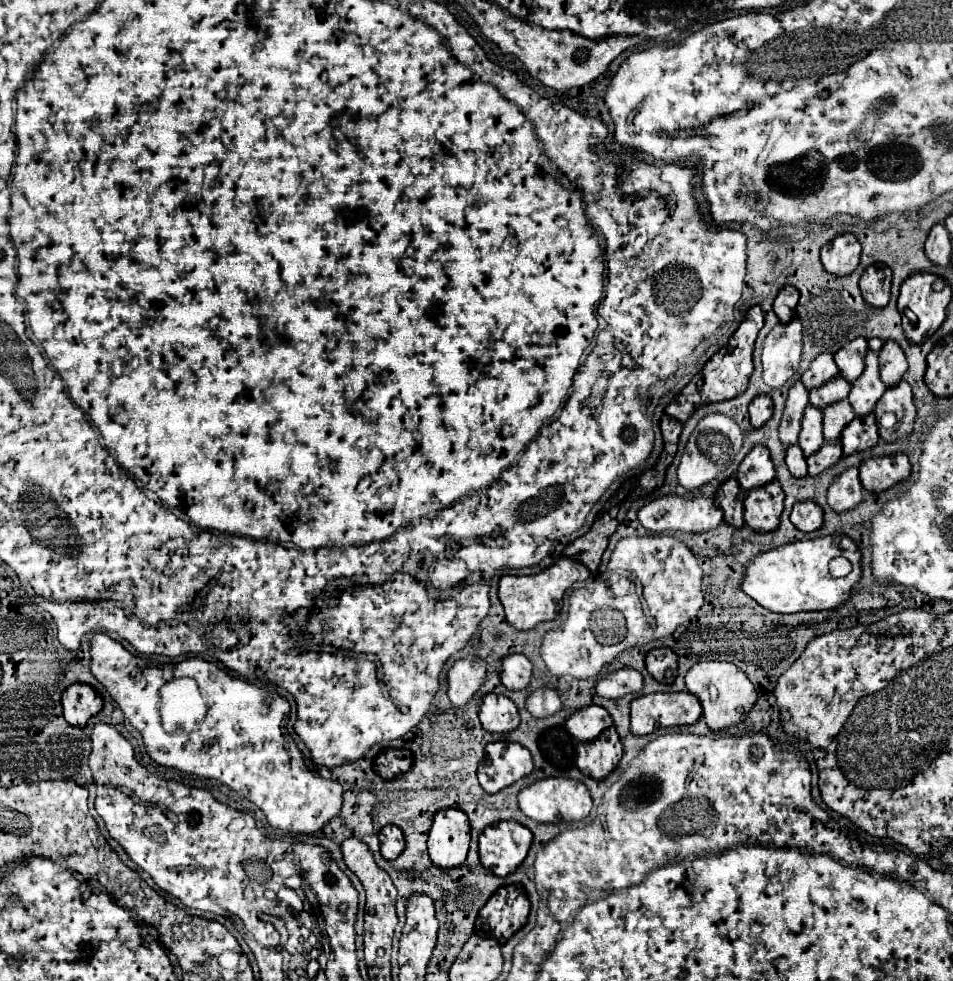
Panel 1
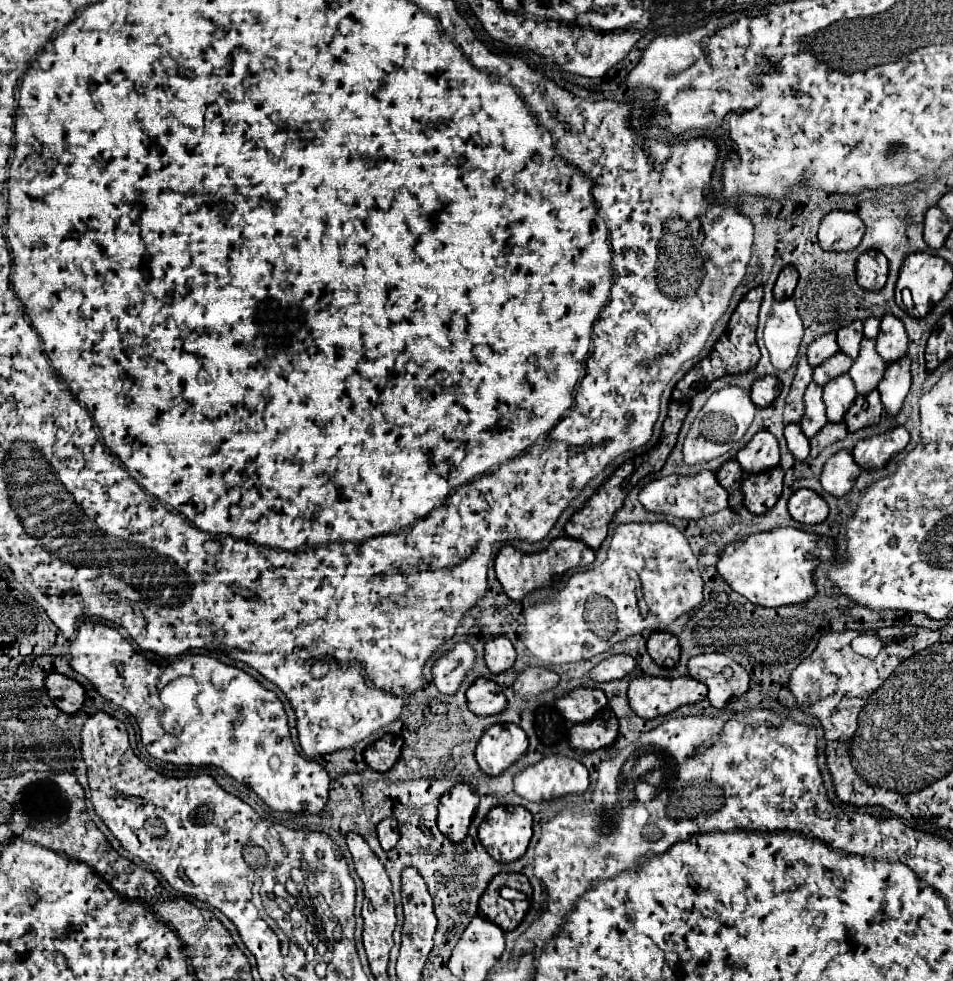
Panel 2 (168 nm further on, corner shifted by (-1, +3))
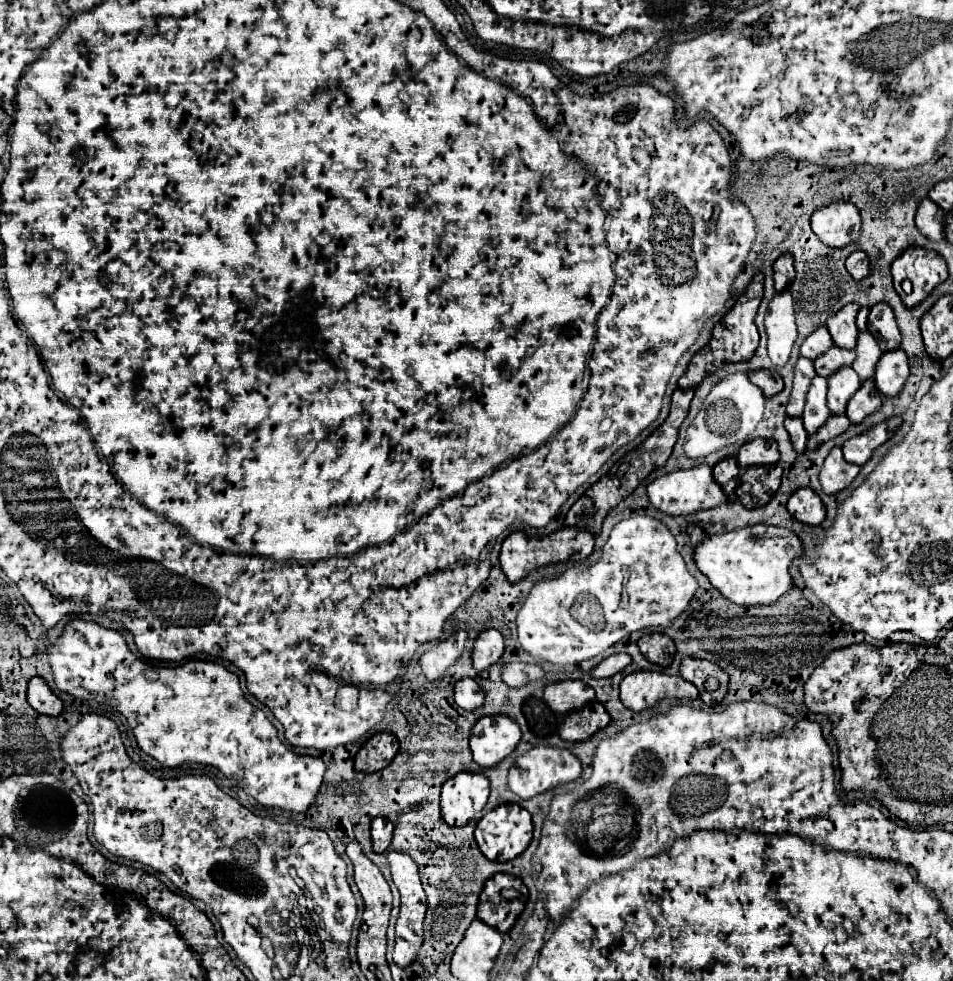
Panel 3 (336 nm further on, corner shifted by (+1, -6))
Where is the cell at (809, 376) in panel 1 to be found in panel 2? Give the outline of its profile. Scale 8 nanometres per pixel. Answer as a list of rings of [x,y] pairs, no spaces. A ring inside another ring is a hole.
[[[827,333],[825,337],[817,337],[807,347],[807,361],[809,361],[809,365],[817,367],[823,361],[827,361],[829,357],[833,357],[835,353],[839,353],[839,347],[837,347],[837,341],[835,341],[835,333]]]

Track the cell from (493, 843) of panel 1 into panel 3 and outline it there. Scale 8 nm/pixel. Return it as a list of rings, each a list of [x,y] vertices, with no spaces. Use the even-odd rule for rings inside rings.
[[[501,804],[487,812],[475,828],[479,850],[493,862],[507,862],[519,856],[531,842],[531,814],[519,804]]]

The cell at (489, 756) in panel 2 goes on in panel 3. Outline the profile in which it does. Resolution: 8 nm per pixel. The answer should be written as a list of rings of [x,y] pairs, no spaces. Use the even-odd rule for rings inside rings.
[[[483,716],[475,722],[471,728],[471,752],[473,760],[481,766],[493,766],[495,762],[501,762],[507,754],[511,754],[521,740],[519,724],[505,716]]]

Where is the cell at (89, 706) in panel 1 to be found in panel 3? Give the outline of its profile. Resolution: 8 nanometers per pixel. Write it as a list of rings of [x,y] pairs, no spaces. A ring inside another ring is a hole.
[[[33,676],[27,684],[27,702],[39,712],[47,716],[59,716],[63,710],[63,702],[49,690],[47,682],[41,676]]]

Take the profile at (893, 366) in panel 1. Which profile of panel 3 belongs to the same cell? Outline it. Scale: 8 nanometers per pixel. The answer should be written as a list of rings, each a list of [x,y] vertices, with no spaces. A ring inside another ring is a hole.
[[[879,302],[875,306],[871,306],[869,318],[867,318],[867,330],[871,330],[871,334],[877,338],[881,350],[895,350],[901,342],[901,334],[895,322],[895,314],[891,310],[889,304]]]

